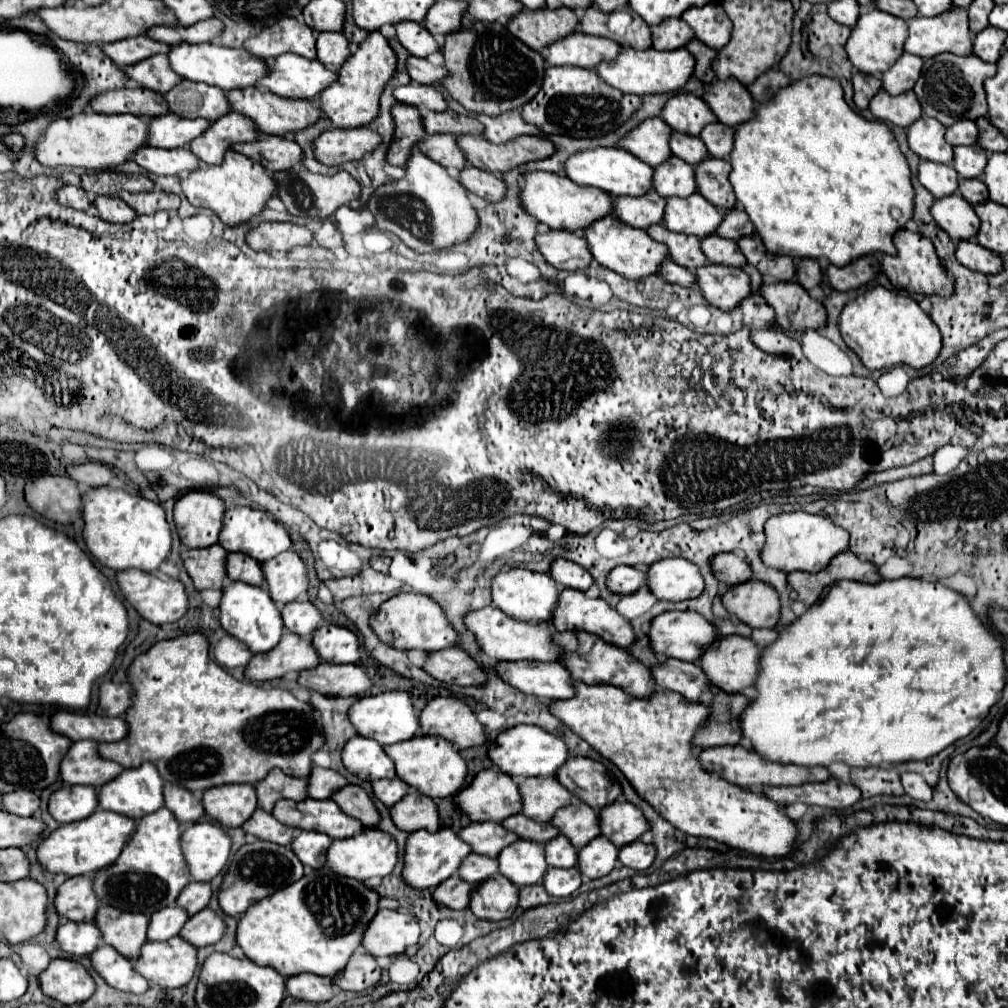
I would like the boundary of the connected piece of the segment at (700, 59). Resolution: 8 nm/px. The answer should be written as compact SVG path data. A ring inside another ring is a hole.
M691 39L685 45L687 51L691 51L691 55L695 57L695 71L693 75L701 81L701 83L711 83L711 79L715 77L715 73L711 73L711 59L717 55L715 49L709 49L705 43L701 43L699 39Z

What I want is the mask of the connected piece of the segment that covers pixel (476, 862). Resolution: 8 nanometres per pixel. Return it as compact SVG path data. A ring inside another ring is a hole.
M479 853L467 855L467 859L463 861L463 865L459 869L459 877L469 883L483 883L485 879L489 879L497 873L499 873L499 861L491 859L487 855L479 855Z

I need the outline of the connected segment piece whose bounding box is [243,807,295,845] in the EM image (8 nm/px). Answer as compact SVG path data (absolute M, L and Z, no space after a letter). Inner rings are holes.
M261 807L255 809L255 813L251 815L251 819L247 819L243 823L243 829L259 839L271 841L271 843L279 843L279 845L291 845L293 837L295 837L295 829L283 825L281 821L277 821L271 813L263 811Z

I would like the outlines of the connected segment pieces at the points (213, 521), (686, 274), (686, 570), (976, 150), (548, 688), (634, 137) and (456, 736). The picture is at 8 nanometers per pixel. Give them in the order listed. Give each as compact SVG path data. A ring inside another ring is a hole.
M189 491L175 503L175 527L181 543L195 547L211 547L219 541L223 527L225 501L211 491Z
M665 259L663 265L659 265L659 271L657 271L657 273L659 273L665 281L677 283L677 285L681 285L681 287L693 287L693 285L695 285L695 275L693 275L689 269L677 265L677 263L671 261L671 259Z
M661 559L649 567L649 589L657 595L657 599L665 601L685 601L695 599L703 593L705 581L689 559Z
M979 145L953 147L953 169L963 179L981 177L987 163L987 153Z
M507 663L497 665L503 681L511 683L519 691L535 695L545 701L571 699L575 695L571 673L563 663Z
M649 117L619 139L615 147L633 153L651 167L657 167L671 157L669 135L671 127L661 117Z
M433 697L421 713L425 735L437 735L455 743L457 749L477 747L487 741L487 731L475 711L457 697Z

